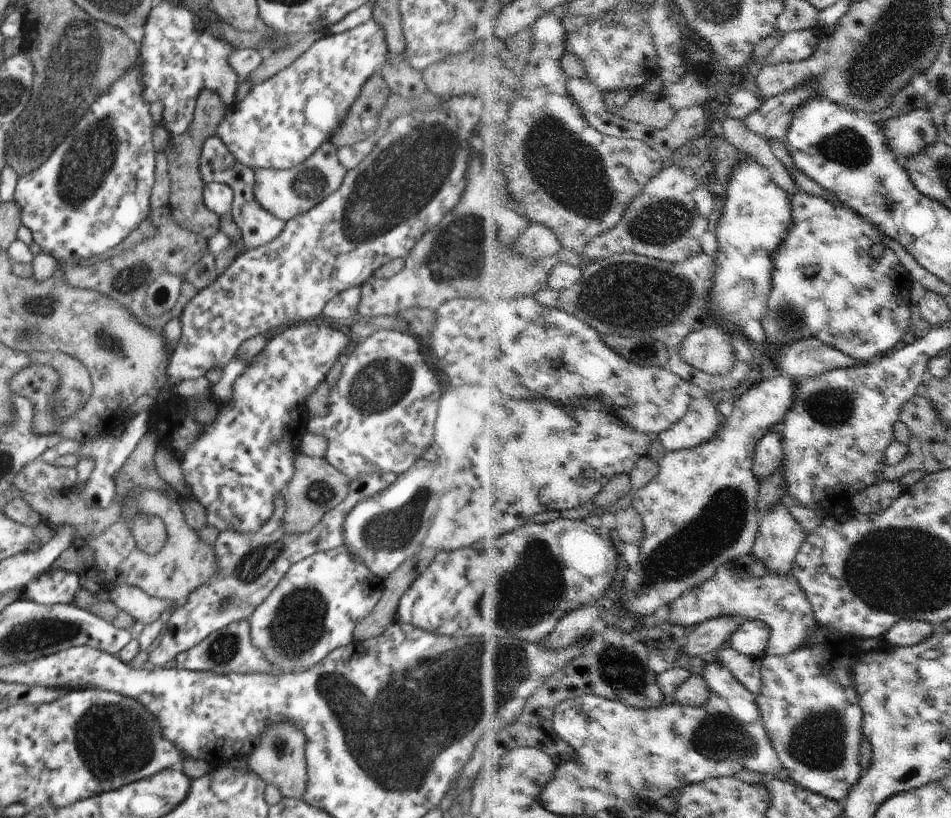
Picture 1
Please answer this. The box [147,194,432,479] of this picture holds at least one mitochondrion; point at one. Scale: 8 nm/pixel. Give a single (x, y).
(375, 386)

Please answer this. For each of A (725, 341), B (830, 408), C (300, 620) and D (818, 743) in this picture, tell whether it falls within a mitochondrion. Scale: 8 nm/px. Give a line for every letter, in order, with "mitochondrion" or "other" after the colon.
A: other
B: mitochondrion
C: mitochondrion
D: mitochondrion

